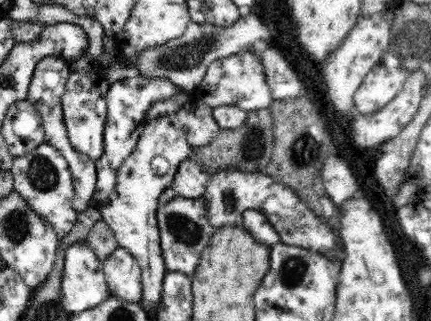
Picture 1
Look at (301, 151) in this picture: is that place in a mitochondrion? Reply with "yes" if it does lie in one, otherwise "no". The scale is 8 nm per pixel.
yes

